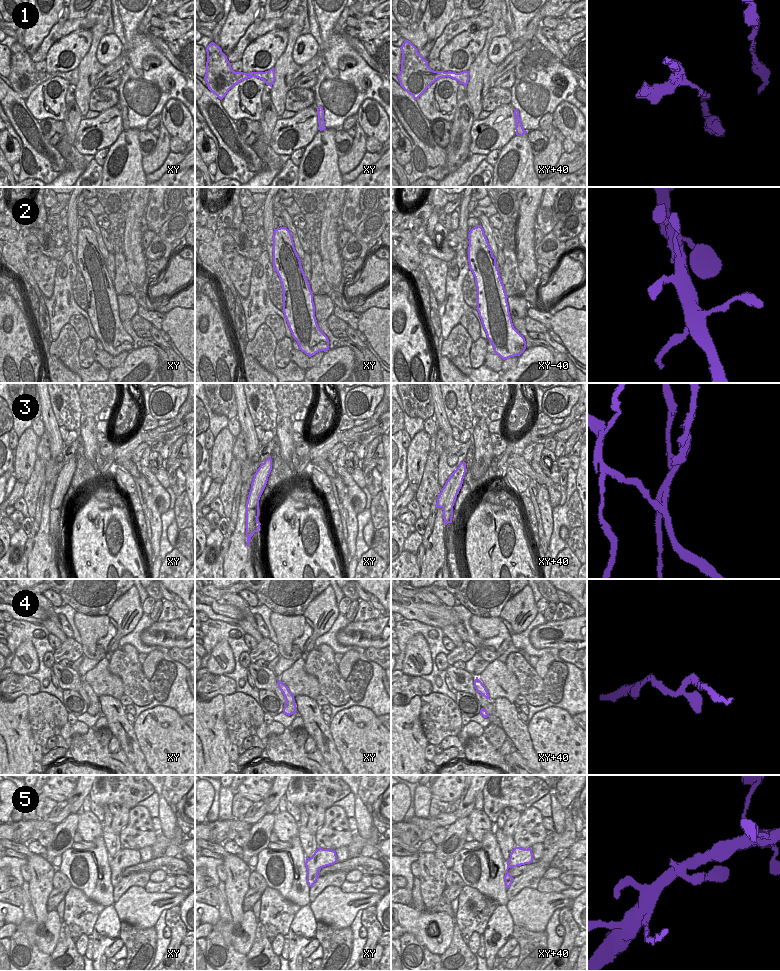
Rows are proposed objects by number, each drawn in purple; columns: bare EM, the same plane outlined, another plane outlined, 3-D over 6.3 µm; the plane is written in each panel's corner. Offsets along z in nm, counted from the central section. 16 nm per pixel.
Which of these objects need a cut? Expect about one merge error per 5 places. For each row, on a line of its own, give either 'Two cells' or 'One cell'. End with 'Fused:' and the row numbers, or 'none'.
1: One cell
2: One cell
3: Two cells
4: One cell
5: One cell
Fused: 3.

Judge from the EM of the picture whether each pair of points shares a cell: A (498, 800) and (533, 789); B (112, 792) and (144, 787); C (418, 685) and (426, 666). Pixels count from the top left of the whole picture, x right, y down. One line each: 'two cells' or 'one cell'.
A: one cell
B: one cell
C: two cells

